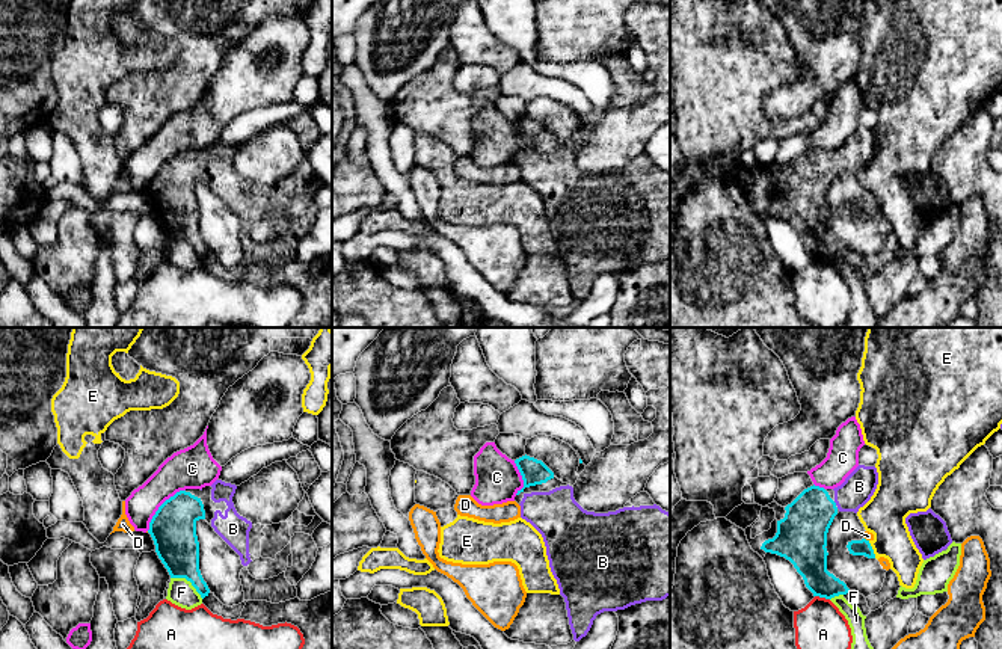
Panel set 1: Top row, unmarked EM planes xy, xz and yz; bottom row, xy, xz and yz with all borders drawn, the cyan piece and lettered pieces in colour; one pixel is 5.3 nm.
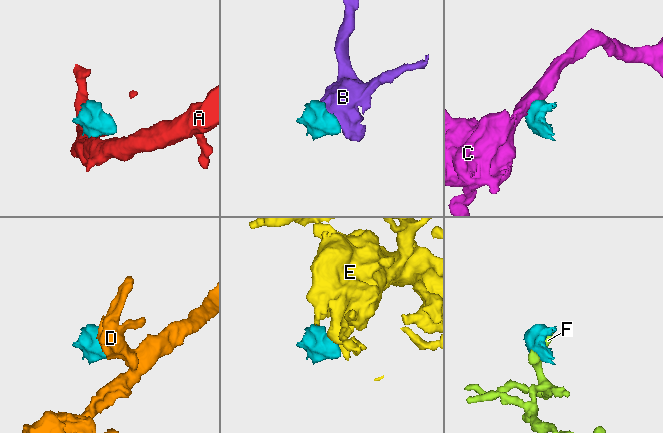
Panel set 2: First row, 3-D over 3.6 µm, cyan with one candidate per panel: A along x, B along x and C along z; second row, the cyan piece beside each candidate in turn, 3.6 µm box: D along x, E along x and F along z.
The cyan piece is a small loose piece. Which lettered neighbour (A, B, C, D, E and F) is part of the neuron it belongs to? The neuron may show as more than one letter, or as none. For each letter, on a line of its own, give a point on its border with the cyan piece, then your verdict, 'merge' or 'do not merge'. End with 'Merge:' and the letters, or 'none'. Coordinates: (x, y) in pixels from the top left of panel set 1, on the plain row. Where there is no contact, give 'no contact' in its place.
A: meets cyan in yz at (823, 258); do not merge
B: meets cyan in yz at (835, 165); merge
C: meets cyan in xy at (160, 168); do not merge
D: meets cyan in yz at (865, 201); do not merge
E: meets cyan in yz at (872, 212); do not merge
F: meets cyan in xy at (189, 242); do not merge
Merge: B

